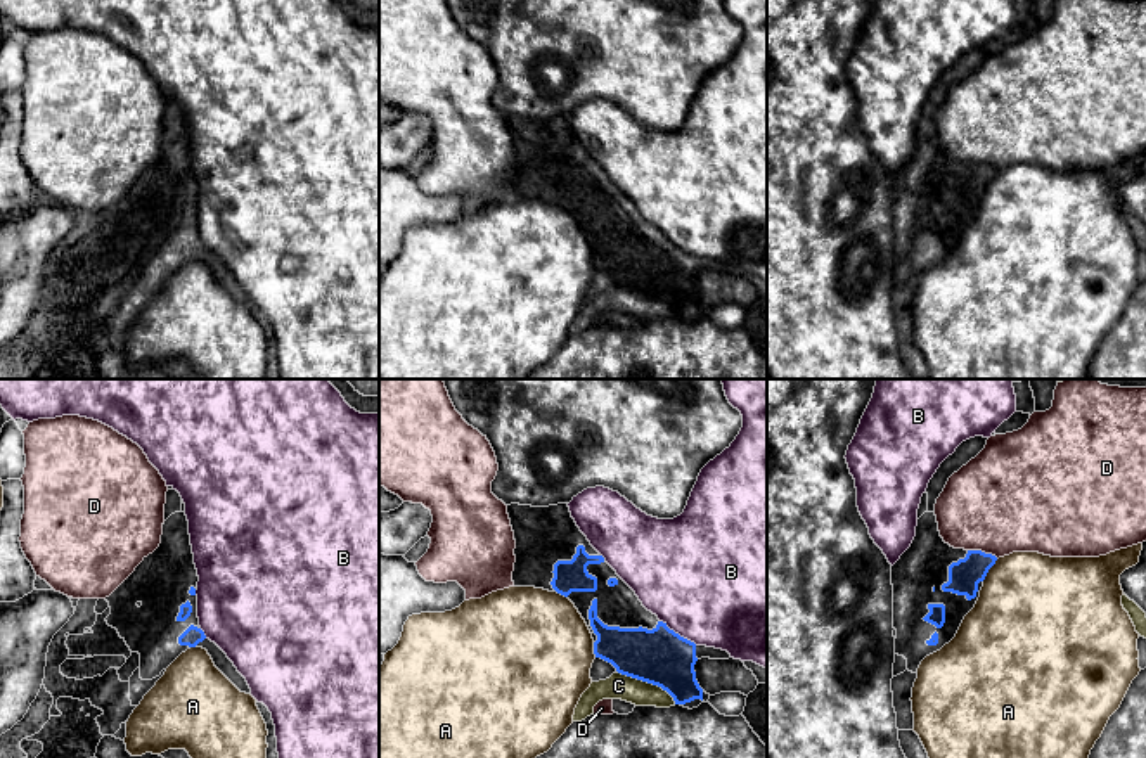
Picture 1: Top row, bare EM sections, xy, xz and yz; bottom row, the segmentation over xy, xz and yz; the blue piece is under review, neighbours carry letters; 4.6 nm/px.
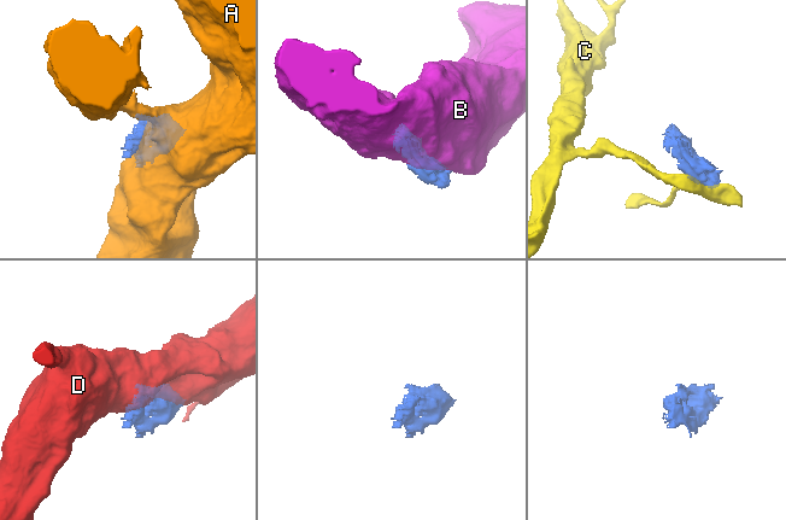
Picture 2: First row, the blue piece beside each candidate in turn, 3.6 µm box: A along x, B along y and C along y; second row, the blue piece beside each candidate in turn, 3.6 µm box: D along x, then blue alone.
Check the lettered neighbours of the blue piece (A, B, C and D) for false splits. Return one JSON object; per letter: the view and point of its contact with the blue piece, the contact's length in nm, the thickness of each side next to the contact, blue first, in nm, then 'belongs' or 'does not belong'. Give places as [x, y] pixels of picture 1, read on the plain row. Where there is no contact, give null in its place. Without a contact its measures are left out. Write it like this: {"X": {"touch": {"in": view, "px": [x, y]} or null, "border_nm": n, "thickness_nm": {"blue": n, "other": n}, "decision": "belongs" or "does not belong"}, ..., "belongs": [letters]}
{"A": {"touch": {"in": "yz", "px": [989, 180]}, "border_nm": 130, "thickness_nm": {"blue": 150, "other": 460}, "decision": "does not belong"}, "B": {"touch": {"in": "xz", "px": [677, 246]}, "border_nm": 200, "thickness_nm": {"blue": 260, "other": 500}, "decision": "does not belong"}, "C": {"touch": {"in": "xz", "px": [648, 295]}, "border_nm": 320, "thickness_nm": {"blue": 260, "other": 120}, "decision": "does not belong"}, "D": {"touch": {"in": "yz", "px": [984, 165]}, "border_nm": 150, "thickness_nm": {"blue": 150, "other": 480}, "decision": "does not belong"}, "belongs": []}

